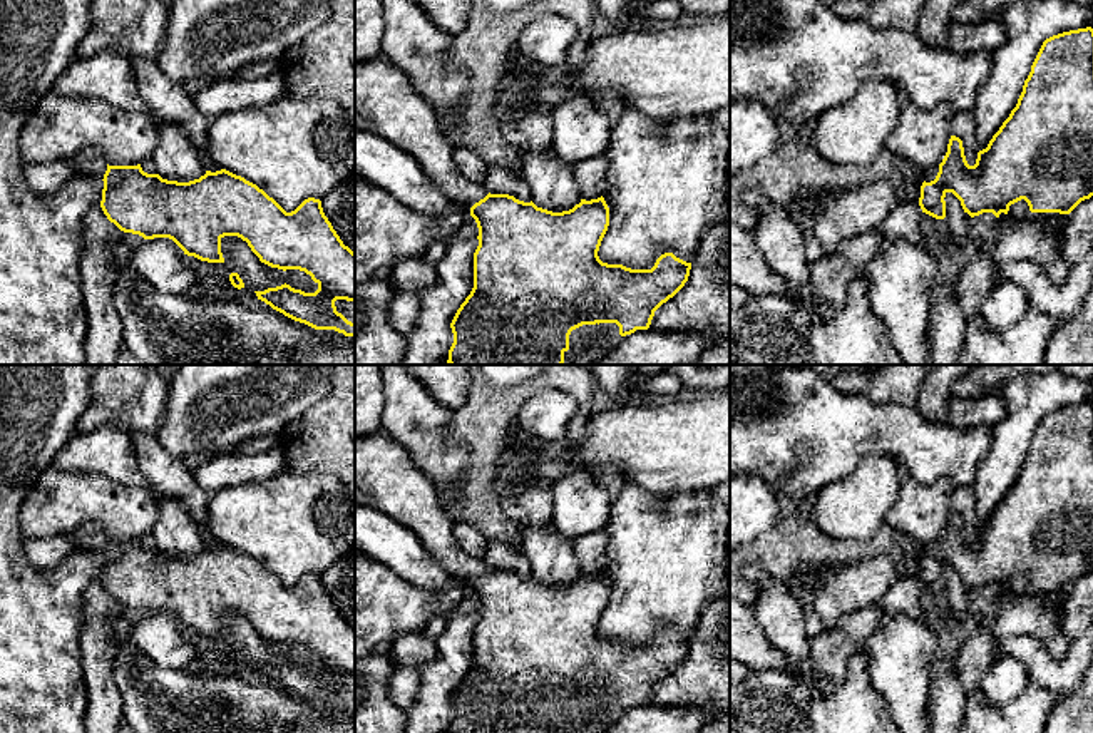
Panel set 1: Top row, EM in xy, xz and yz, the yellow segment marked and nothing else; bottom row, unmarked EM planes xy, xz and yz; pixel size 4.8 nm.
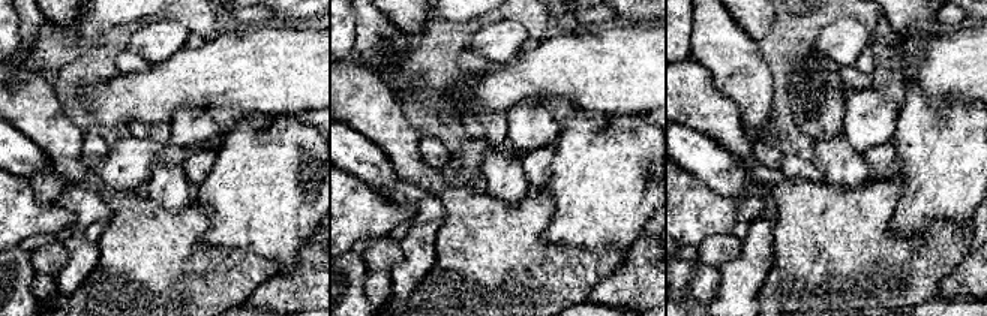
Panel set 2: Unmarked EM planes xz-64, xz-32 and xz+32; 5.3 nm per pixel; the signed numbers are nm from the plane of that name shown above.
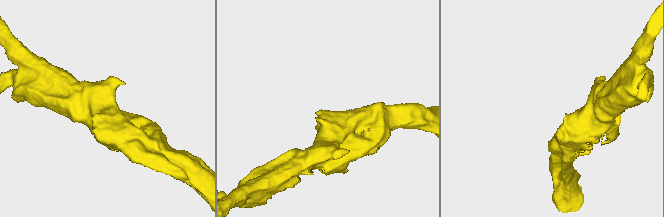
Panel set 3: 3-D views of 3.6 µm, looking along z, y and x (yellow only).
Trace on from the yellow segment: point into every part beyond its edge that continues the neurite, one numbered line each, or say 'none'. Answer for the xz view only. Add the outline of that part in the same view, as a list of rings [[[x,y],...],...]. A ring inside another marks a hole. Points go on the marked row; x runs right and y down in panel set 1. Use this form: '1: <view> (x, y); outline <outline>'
1: xz (385, 102); outline [[[385,59],[355,64],[355,129],[380,136],[398,146],[425,169],[428,179],[460,208],[472,208],[489,191],[467,181],[454,164],[457,144],[444,132],[439,114],[413,89],[408,77]]]
2: xz (588, 343); outline [[[616,323],[582,325],[571,331],[562,365],[596,365],[623,338]]]

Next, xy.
1: xy (89, 164); outline [[[92,152],[72,157],[70,162],[75,167],[75,174],[80,174],[80,176],[104,179],[104,174],[107,171],[105,159]]]

